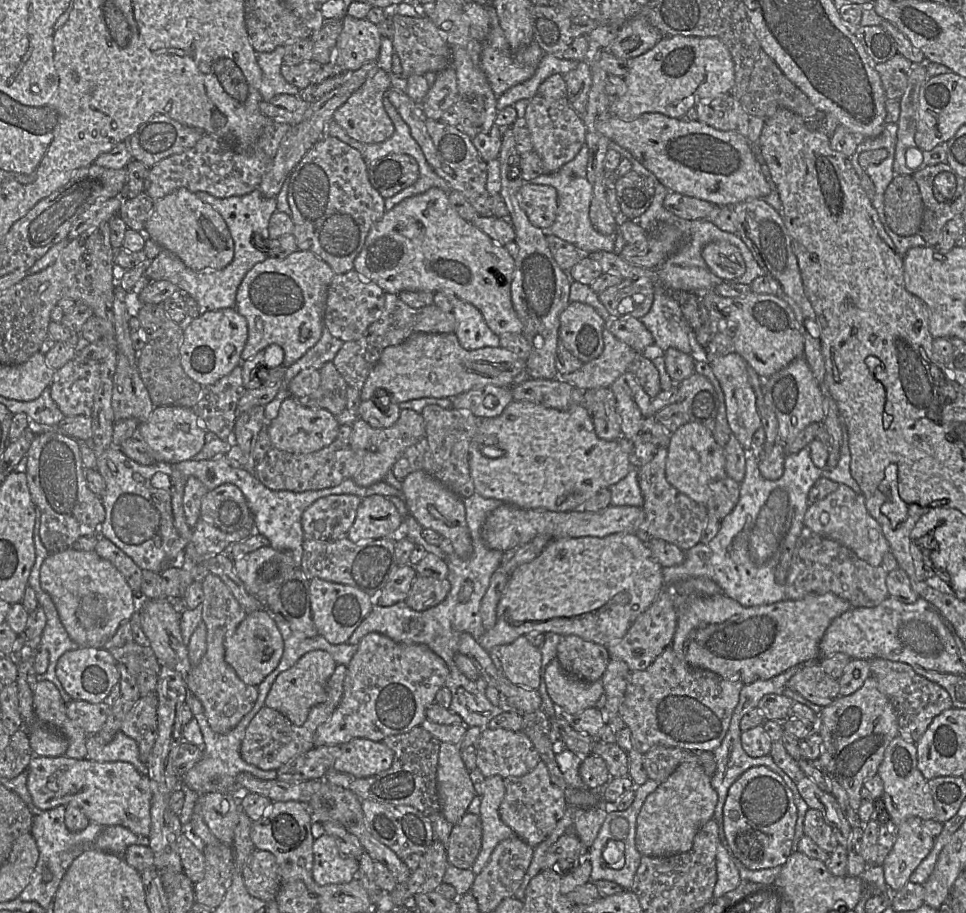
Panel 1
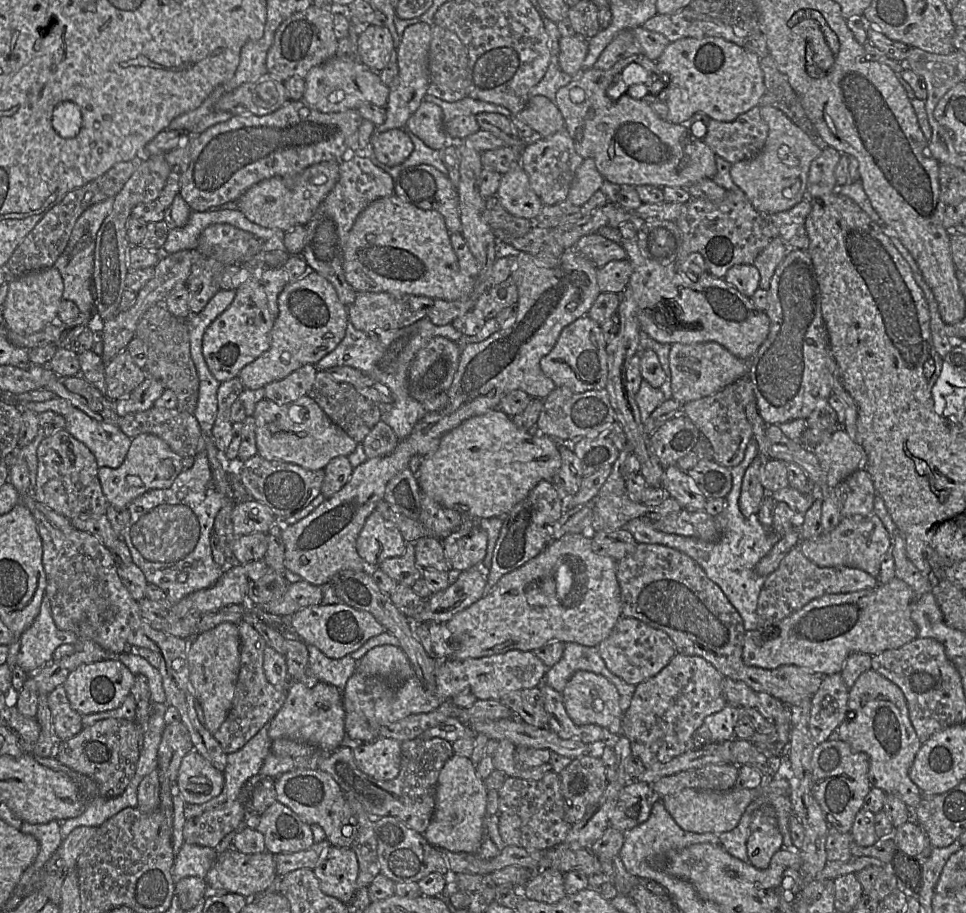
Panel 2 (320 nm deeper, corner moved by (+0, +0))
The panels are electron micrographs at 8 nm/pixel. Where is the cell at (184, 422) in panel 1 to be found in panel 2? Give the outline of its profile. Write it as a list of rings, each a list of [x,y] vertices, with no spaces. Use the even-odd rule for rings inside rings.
[[[140,434],[132,438],[123,463],[118,468],[98,468],[98,478],[108,504],[125,509],[138,496],[152,489],[169,488],[184,470],[182,457],[173,452],[168,444],[153,434]]]

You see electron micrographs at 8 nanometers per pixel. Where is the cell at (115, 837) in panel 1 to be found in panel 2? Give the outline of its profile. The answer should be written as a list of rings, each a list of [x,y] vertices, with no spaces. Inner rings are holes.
[[[184,842],[174,858],[172,868],[174,882],[189,876],[205,879],[217,856],[216,849]]]

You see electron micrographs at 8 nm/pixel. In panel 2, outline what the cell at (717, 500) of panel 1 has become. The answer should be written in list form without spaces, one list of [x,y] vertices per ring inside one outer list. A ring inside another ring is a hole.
[[[698,459],[687,473],[706,499],[725,498],[732,488],[730,469],[713,459]]]

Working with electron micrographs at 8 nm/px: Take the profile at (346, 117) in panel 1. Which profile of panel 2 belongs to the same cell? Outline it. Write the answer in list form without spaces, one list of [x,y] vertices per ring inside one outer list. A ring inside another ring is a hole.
[[[391,129],[372,136],[370,150],[383,164],[402,164],[413,152],[414,145],[404,129]]]

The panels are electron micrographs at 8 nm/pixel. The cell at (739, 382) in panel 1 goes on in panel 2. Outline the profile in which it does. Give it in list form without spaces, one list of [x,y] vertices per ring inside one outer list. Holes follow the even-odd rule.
[[[757,455],[743,476],[739,509],[745,517],[757,515],[767,493],[761,485],[761,470],[764,461],[762,457]]]

